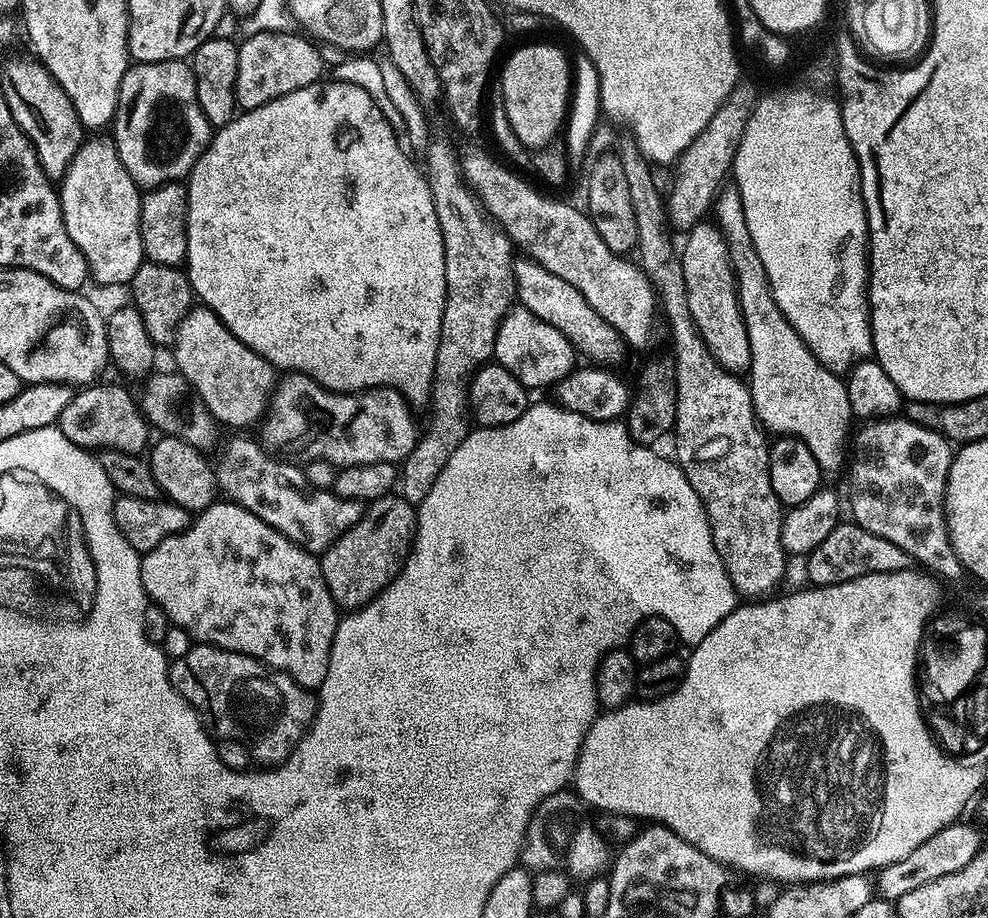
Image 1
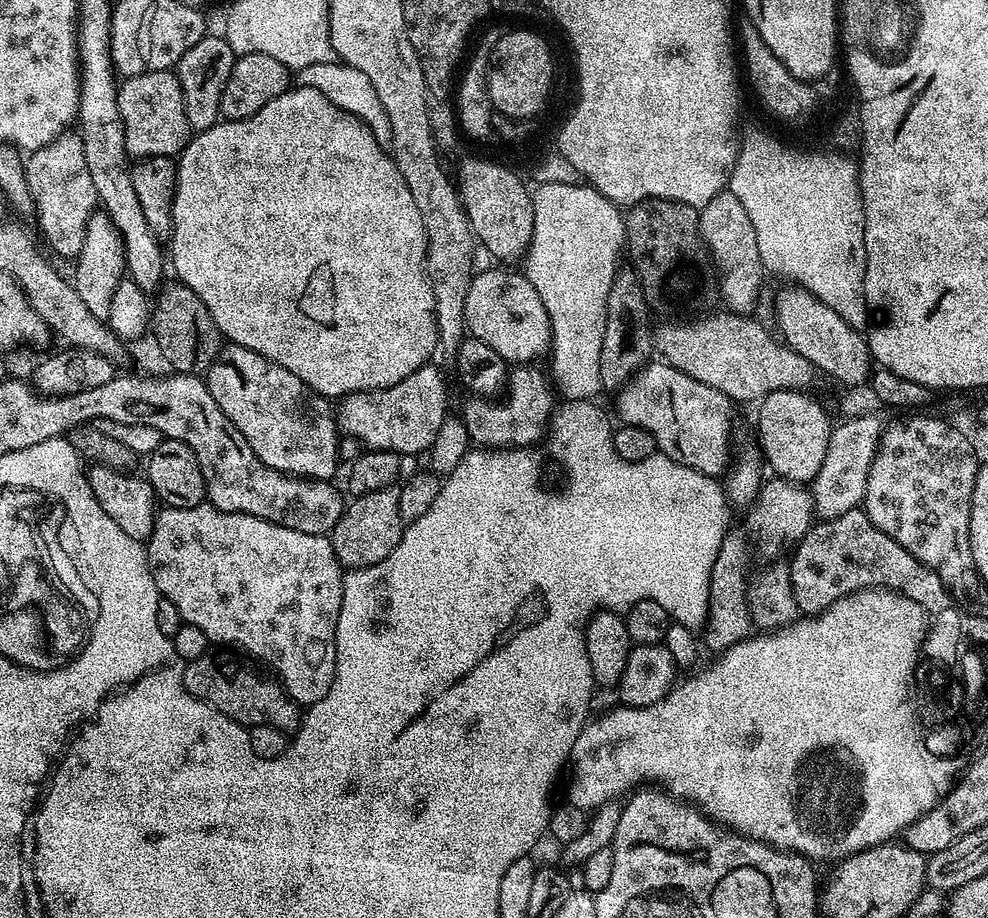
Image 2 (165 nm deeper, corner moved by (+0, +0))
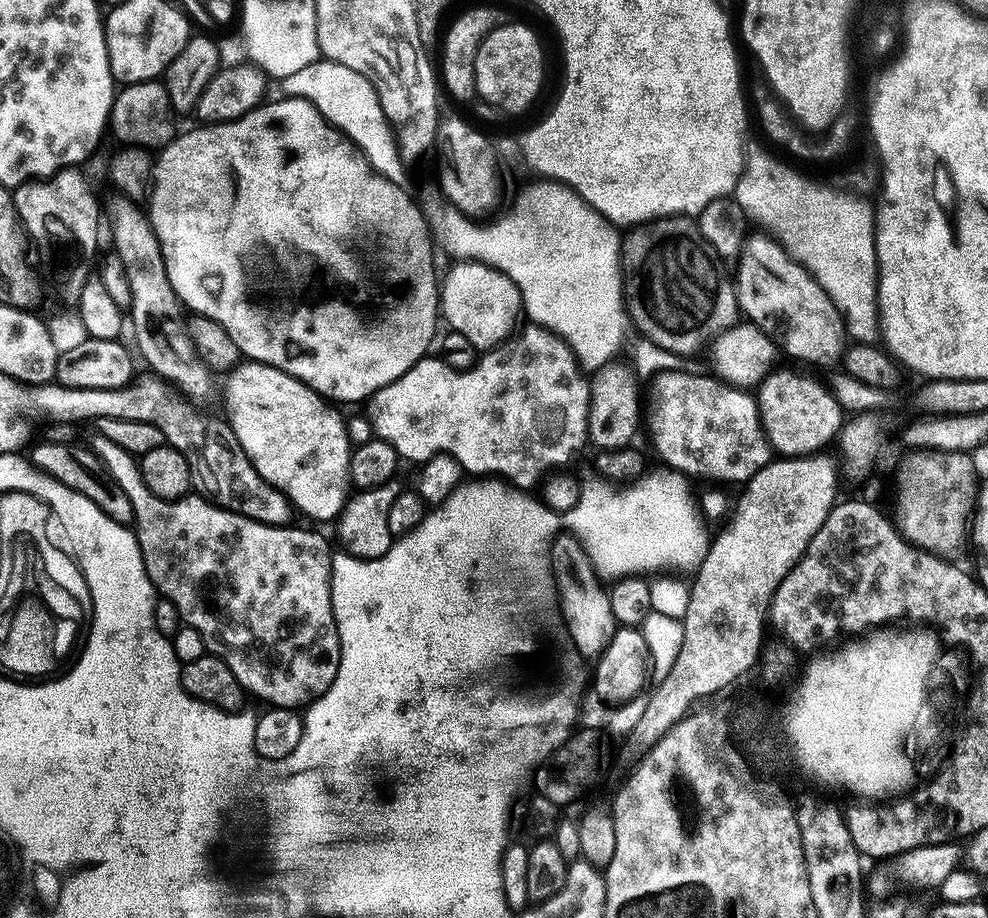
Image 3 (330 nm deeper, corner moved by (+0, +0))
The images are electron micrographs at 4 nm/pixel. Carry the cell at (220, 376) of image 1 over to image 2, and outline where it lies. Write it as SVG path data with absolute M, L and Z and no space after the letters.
M233 343L221 347L219 356L206 371L206 383L210 394L214 394L214 402L222 406L222 414L226 414L230 422L234 422L242 438L250 442L250 450L254 450L254 454L266 466L305 480L333 479L332 475L335 474L336 468L338 469L338 425L333 405L328 405L331 404L329 397L310 391L297 376L290 374L290 370L262 358L262 354Z

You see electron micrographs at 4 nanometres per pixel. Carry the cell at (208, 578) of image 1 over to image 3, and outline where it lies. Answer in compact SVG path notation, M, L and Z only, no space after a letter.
M99 442L91 445L90 451L104 468L114 478L118 486L122 486L122 494L130 498L132 507L132 519L134 521L134 531L136 541L142 554L142 562L146 566L146 574L150 582L156 588L157 593L163 599L174 602L178 610L181 621L187 627L198 630L202 634L202 642L205 649L211 655L217 656L234 674L234 678L244 689L245 693L257 696L260 700L265 700L265 705L274 708L295 708L303 709L312 703L334 682L334 674L338 674L340 665L340 643L338 642L338 626L334 622L334 610L332 609L332 569L330 567L330 547L316 532L311 532L308 528L292 528L293 526L281 526L278 524L263 524L257 520L251 520L245 516L239 516L233 512L227 512L225 508L219 508L217 504L209 502L205 497L199 494L189 494L180 497L179 500L163 500L153 494L148 489L146 482L140 473L140 466L137 457L132 456L122 446L114 446L107 442Z

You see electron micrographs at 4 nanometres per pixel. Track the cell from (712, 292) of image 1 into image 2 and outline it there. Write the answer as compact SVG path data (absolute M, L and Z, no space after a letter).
M725 190L714 194L714 198L710 198L710 202L706 202L699 209L699 213L700 233L708 251L712 253L723 307L729 312L755 313L756 299L760 296L760 283L766 277L766 269L758 254L758 238L754 238L754 226L746 215L742 202L738 202L731 190Z

